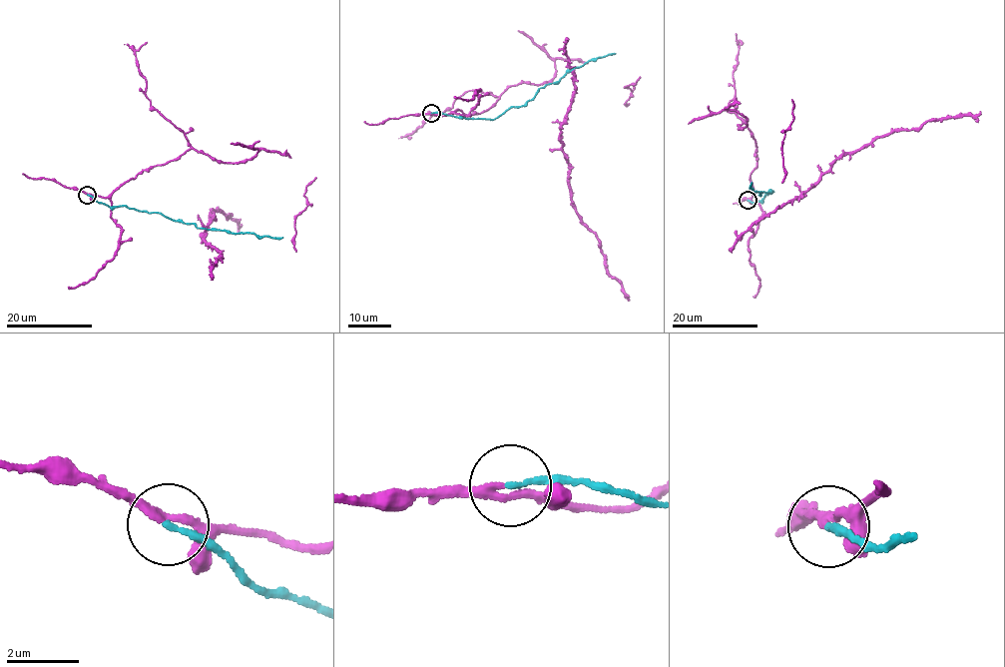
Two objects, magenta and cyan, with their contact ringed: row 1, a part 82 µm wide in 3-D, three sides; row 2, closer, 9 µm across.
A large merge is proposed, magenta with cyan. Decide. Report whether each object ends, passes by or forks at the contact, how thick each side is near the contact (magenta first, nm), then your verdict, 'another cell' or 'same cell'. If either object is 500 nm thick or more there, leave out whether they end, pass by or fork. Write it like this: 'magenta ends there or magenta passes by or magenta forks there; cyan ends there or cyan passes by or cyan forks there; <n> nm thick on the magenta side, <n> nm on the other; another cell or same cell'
magenta passes by; cyan ends there; 200 nm thick on the magenta side, 160 nm on the other; another cell

